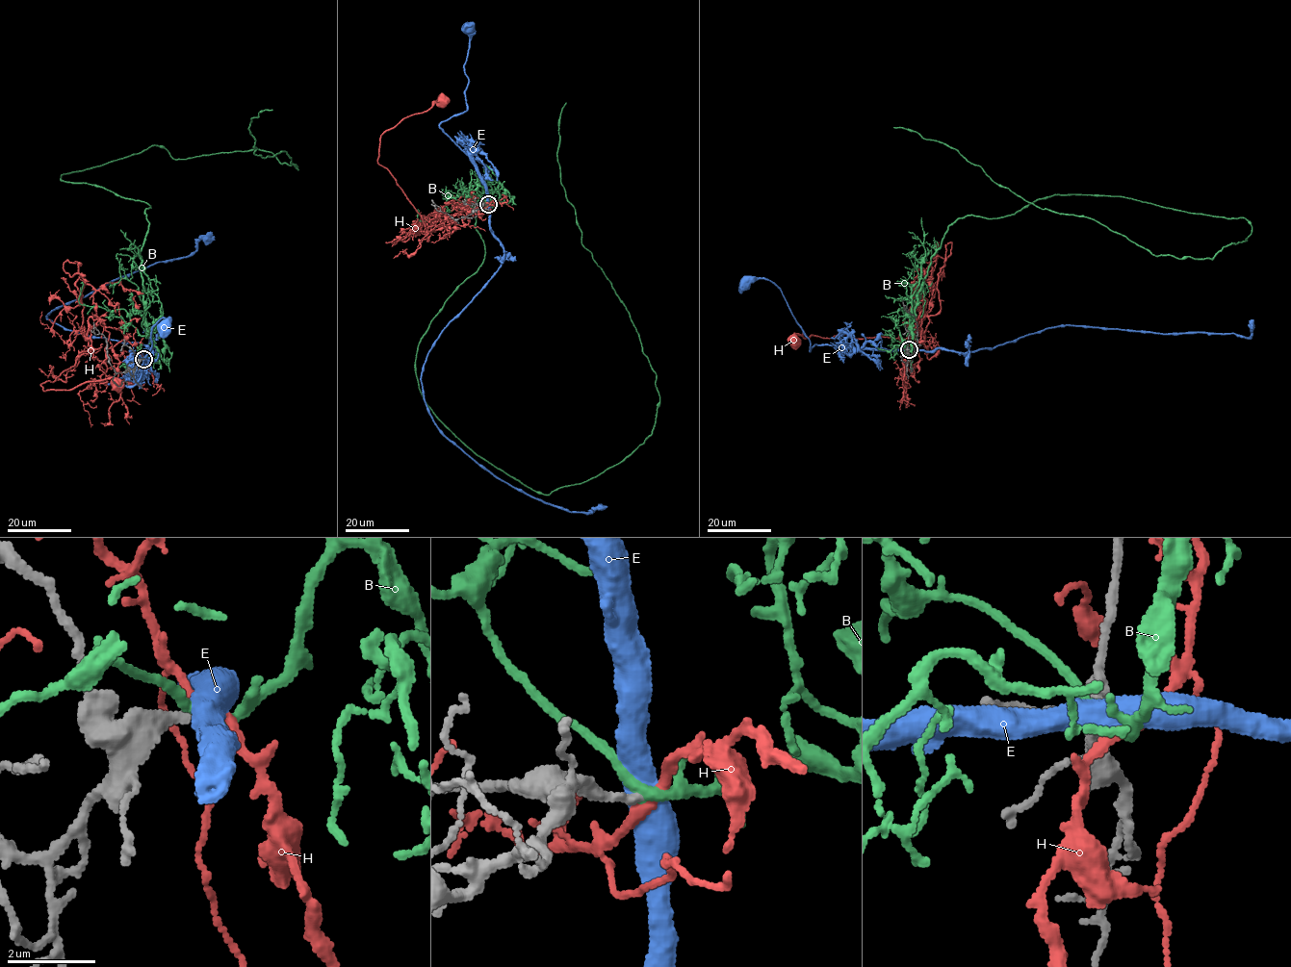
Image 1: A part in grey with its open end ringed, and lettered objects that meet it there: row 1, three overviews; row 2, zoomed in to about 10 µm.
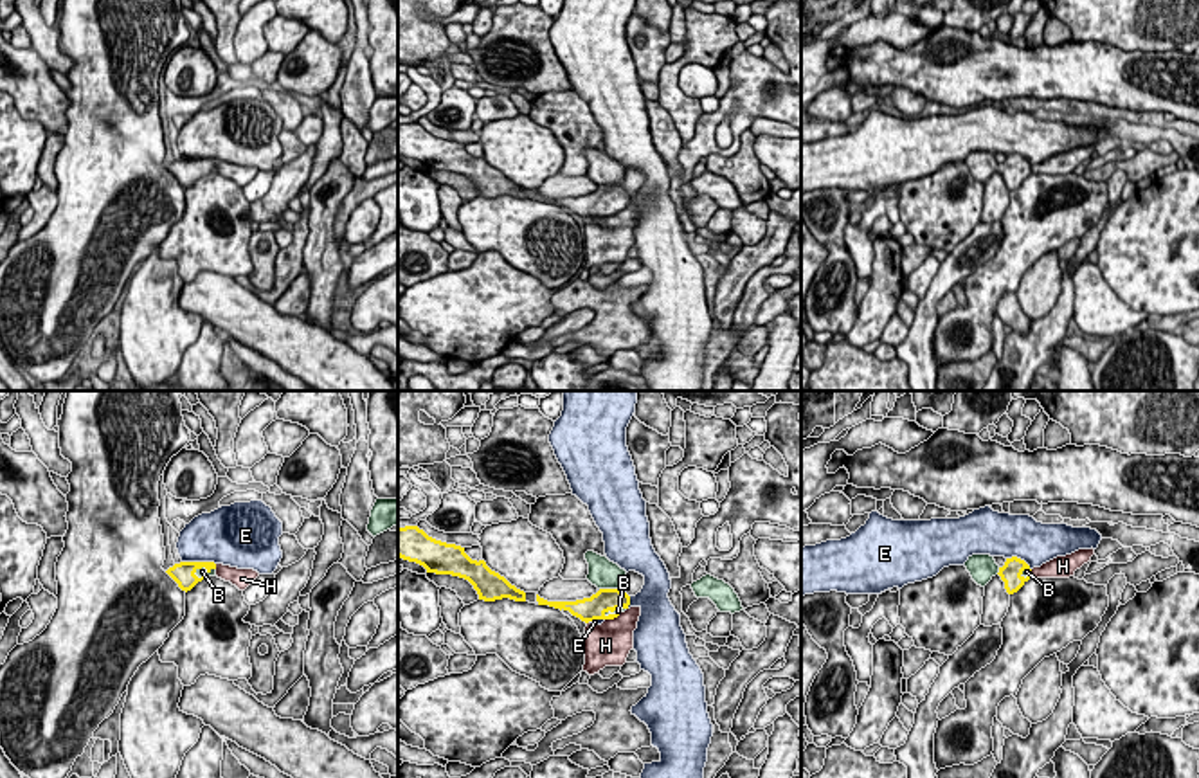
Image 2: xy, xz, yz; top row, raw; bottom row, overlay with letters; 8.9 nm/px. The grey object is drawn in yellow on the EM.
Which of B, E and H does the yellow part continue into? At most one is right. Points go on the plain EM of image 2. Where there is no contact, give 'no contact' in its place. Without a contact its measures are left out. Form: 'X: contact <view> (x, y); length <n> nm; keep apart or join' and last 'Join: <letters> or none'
B: contact xz (609, 186); length 180 nm; join
E: contact xy (198, 159); length 300 nm; keep apart
H: contact xz (613, 215); length 150 nm; keep apart
Join: B

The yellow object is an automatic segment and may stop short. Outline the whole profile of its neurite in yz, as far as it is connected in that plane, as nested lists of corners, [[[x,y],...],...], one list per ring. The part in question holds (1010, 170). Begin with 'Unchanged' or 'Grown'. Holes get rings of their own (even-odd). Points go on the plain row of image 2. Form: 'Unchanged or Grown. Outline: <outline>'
Grown. Outline: [[[972,151],[965,164],[981,184],[999,171],[1008,191],[1017,189],[1032,175],[1030,162],[1017,153],[1006,155],[1005,162],[999,164],[990,151]]]

